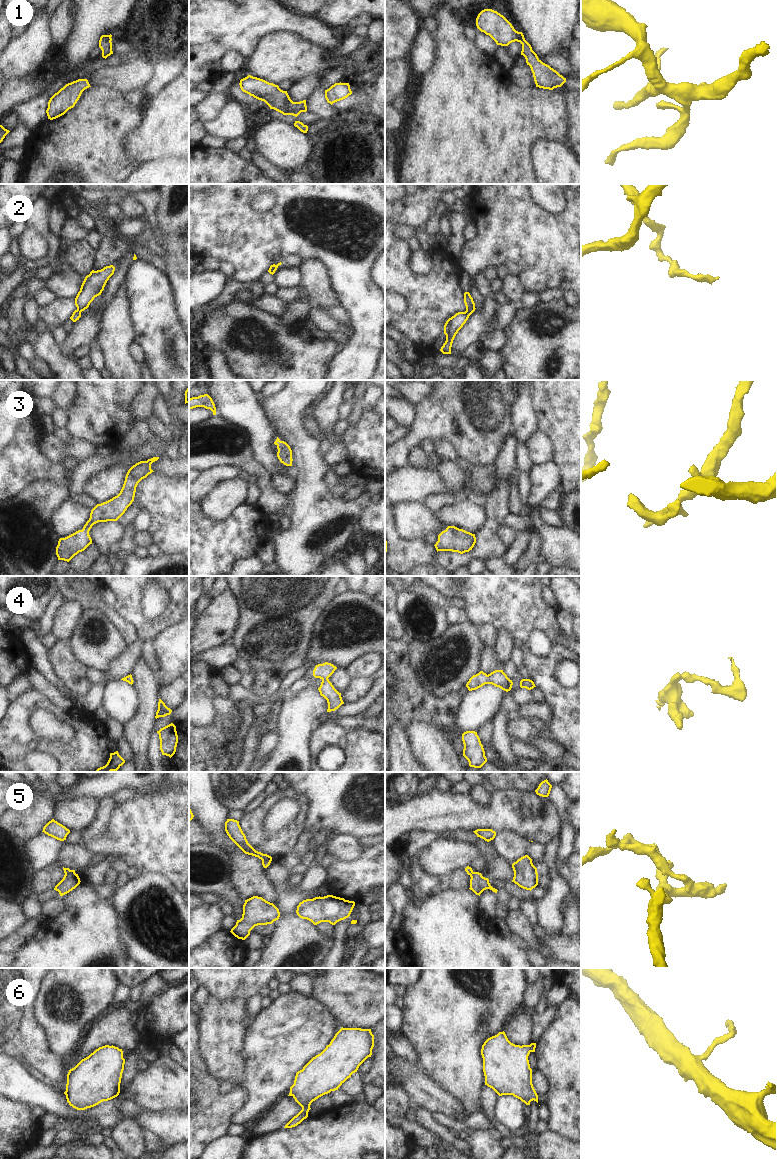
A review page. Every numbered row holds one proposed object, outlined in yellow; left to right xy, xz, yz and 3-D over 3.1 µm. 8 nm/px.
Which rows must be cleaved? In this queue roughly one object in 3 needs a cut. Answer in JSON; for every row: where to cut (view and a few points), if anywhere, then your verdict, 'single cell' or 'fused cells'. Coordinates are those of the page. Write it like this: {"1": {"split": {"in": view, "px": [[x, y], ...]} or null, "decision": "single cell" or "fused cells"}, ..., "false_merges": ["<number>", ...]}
{"1": {"split": null, "decision": "single cell"}, "2": {"split": null, "decision": "single cell"}, "3": {"split": null, "decision": "single cell"}, "4": {"split": null, "decision": "single cell"}, "5": {"split": {"in": "xz", "px": [[271, 857], [262, 860]]}, "decision": "fused cells"}, "6": {"split": null, "decision": "single cell"}, "false_merges": ["5"]}

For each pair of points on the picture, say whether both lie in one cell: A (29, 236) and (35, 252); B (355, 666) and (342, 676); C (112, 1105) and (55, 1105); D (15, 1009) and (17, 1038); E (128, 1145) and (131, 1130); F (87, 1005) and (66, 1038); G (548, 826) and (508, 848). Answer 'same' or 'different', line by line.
A: same
B: different
C: same
D: same
E: same
F: same
G: different

